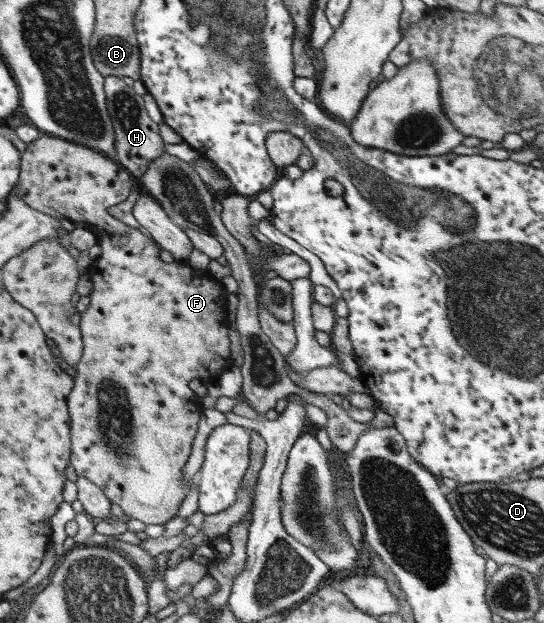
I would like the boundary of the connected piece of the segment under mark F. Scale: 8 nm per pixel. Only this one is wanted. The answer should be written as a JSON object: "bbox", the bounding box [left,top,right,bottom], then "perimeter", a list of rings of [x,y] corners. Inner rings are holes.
{"bbox":[16,136,232,525],"perimeter":[[[42,136],[28,144],[28,148],[22,154],[22,170],[20,170],[20,182],[16,186],[16,194],[20,194],[21,199],[34,210],[40,210],[42,214],[49,214],[52,218],[67,219],[78,227],[86,228],[96,233],[98,244],[102,250],[101,255],[94,261],[88,270],[93,282],[90,292],[89,306],[84,313],[81,313],[80,331],[83,340],[83,354],[80,361],[75,366],[76,375],[72,392],[68,395],[67,405],[70,413],[70,438],[71,438],[71,457],[69,462],[74,468],[77,476],[85,476],[96,486],[104,491],[110,502],[118,504],[125,514],[136,520],[141,520],[146,524],[164,525],[168,520],[176,517],[178,508],[188,492],[192,488],[193,482],[188,485],[182,481],[182,474],[192,443],[198,431],[198,420],[202,411],[200,398],[190,390],[188,383],[195,378],[200,379],[206,384],[220,378],[220,375],[232,367],[230,358],[231,344],[228,338],[230,328],[228,322],[228,312],[226,301],[228,293],[222,287],[218,279],[214,279],[207,269],[196,270],[188,263],[164,262],[160,259],[159,249],[155,242],[134,227],[124,224],[121,220],[114,218],[109,213],[109,208],[124,202],[130,193],[136,188],[136,179],[115,159],[106,157],[102,152],[91,149],[77,143],[72,143],[62,138],[48,138]]]}

